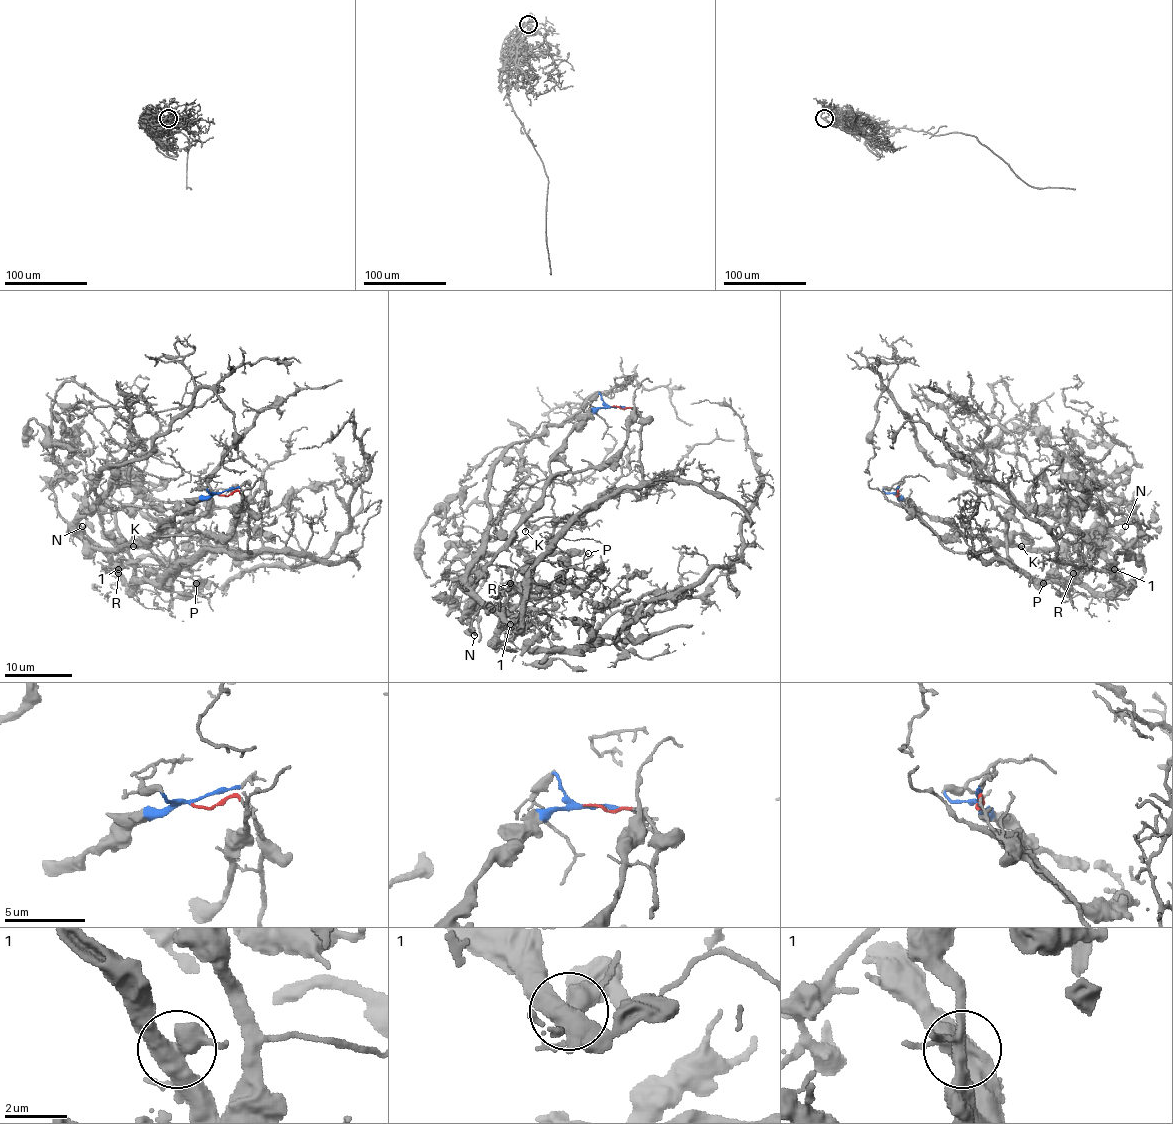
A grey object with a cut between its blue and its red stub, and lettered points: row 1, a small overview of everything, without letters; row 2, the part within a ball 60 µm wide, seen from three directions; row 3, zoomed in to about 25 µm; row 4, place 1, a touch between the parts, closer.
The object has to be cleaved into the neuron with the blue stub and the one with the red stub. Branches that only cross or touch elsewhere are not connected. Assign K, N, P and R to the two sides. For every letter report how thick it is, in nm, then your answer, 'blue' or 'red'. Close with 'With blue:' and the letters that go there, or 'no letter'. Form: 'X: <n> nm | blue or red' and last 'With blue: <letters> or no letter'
K: 170 nm | blue
N: 300 nm | red
P: 160 nm | red
R: 180 nm | red
With blue: K

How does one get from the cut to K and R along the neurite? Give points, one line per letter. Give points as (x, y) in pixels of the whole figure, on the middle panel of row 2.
K: (612, 406), (602, 406), (592, 413), (567, 438), (563, 449), (550, 462), (545, 494), (526, 516), (524, 531)
R: (612, 406), (634, 408), (641, 415), (642, 479), (593, 501), (540, 558), (513, 571), (504, 590), (509, 583)

